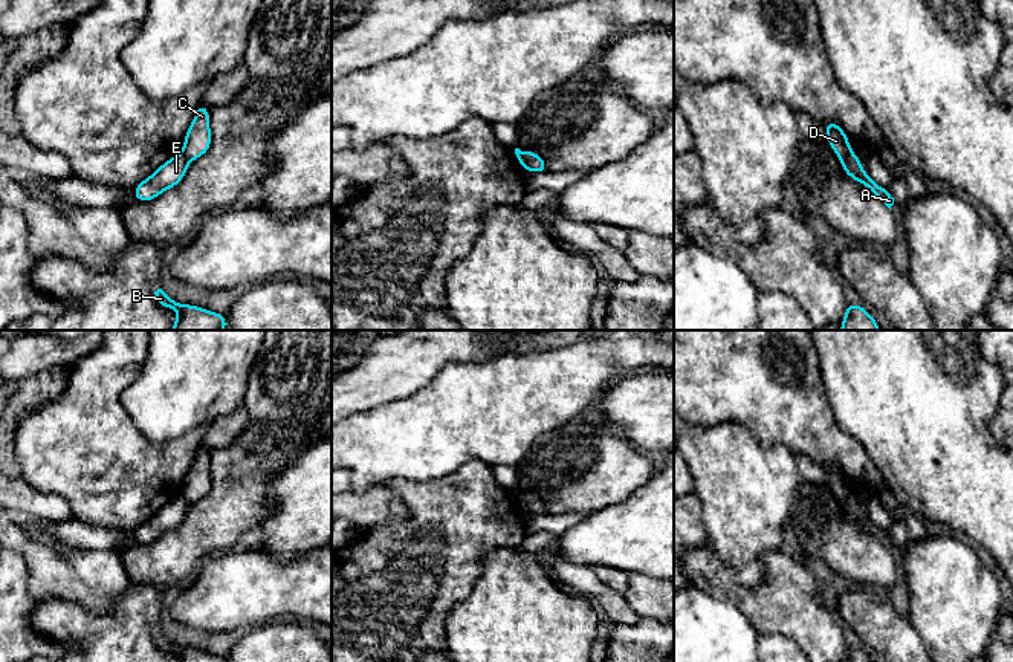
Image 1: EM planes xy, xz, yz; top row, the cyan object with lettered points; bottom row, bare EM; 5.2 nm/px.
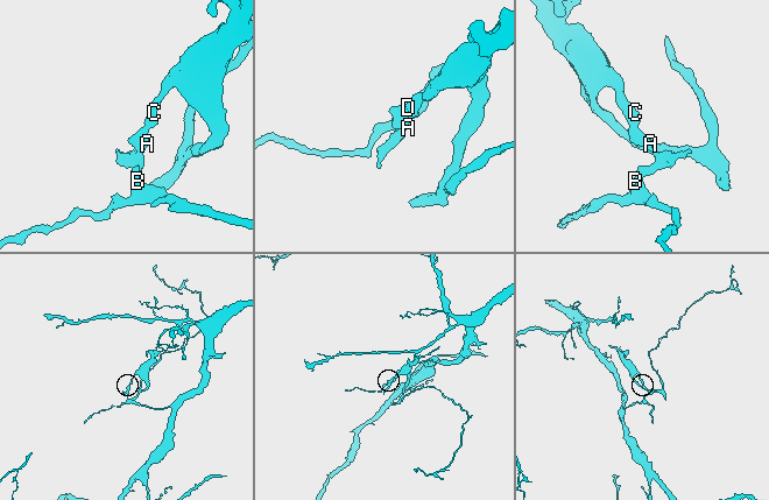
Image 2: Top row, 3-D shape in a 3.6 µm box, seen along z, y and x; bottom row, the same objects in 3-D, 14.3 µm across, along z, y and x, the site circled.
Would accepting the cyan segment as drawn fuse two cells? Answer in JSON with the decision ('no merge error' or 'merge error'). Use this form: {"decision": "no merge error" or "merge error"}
{"decision": "merge error"}

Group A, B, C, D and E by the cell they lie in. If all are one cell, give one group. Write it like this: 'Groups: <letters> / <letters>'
Groups: A B E / C D

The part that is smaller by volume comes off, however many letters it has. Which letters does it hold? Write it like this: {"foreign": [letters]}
{"foreign": ["C", "D"]}

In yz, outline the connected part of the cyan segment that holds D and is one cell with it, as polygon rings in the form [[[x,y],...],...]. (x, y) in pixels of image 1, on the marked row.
[[[827,122],[824,124],[824,127],[827,131],[827,141],[839,157],[853,154],[853,150],[848,142],[848,136],[836,122]]]

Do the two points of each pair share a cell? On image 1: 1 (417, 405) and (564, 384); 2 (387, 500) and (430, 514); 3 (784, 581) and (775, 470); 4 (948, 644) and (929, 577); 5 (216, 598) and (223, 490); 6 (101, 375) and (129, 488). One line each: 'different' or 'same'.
1: same
2: different
3: different
4: same
5: different
6: same

